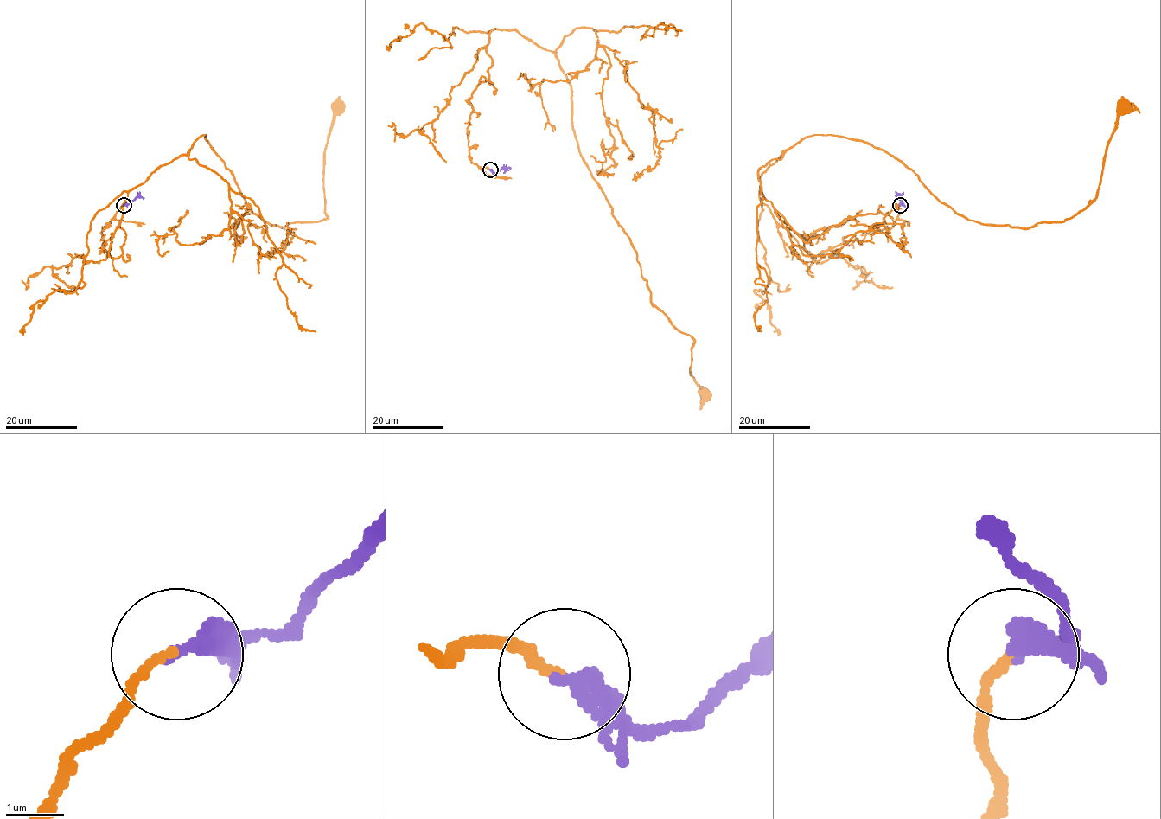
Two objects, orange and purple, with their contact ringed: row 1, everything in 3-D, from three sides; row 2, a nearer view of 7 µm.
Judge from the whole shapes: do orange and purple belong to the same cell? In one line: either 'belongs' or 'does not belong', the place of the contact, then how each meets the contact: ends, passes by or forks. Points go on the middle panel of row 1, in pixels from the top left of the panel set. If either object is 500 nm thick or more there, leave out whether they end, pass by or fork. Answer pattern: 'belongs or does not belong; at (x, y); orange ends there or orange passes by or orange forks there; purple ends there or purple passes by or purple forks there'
belongs; at (490, 169); orange ends there; purple ends there

